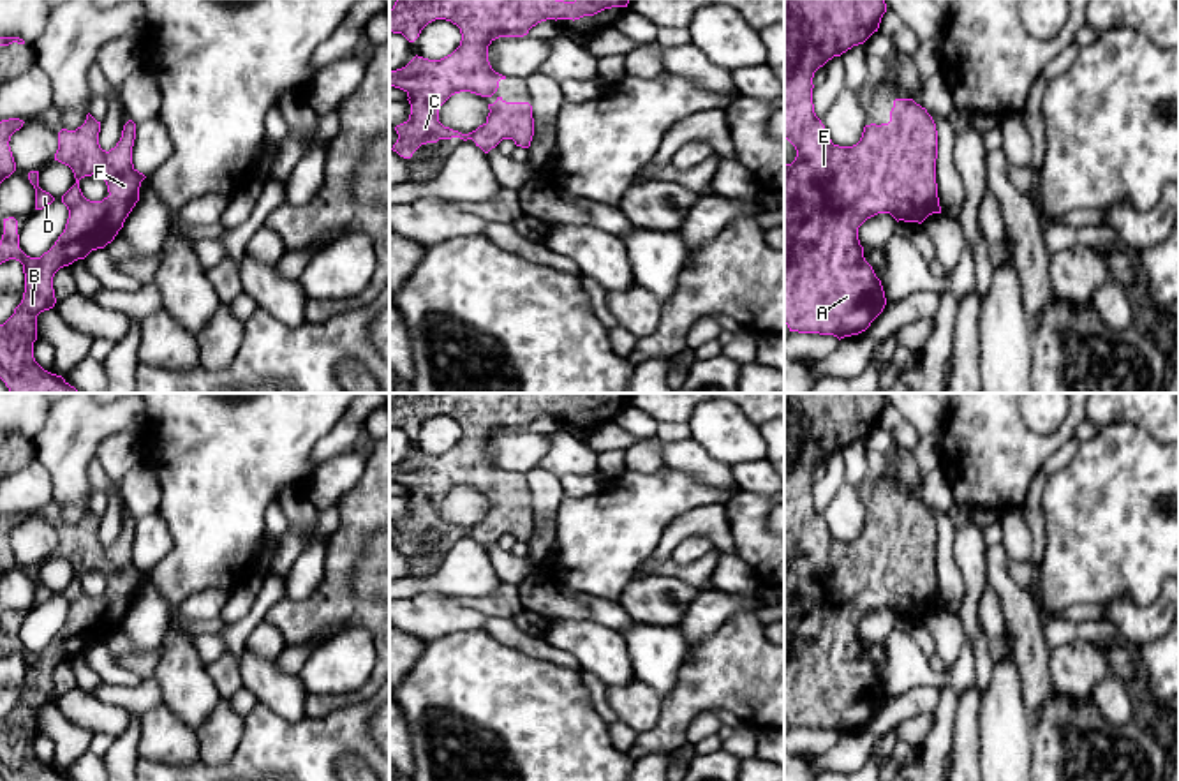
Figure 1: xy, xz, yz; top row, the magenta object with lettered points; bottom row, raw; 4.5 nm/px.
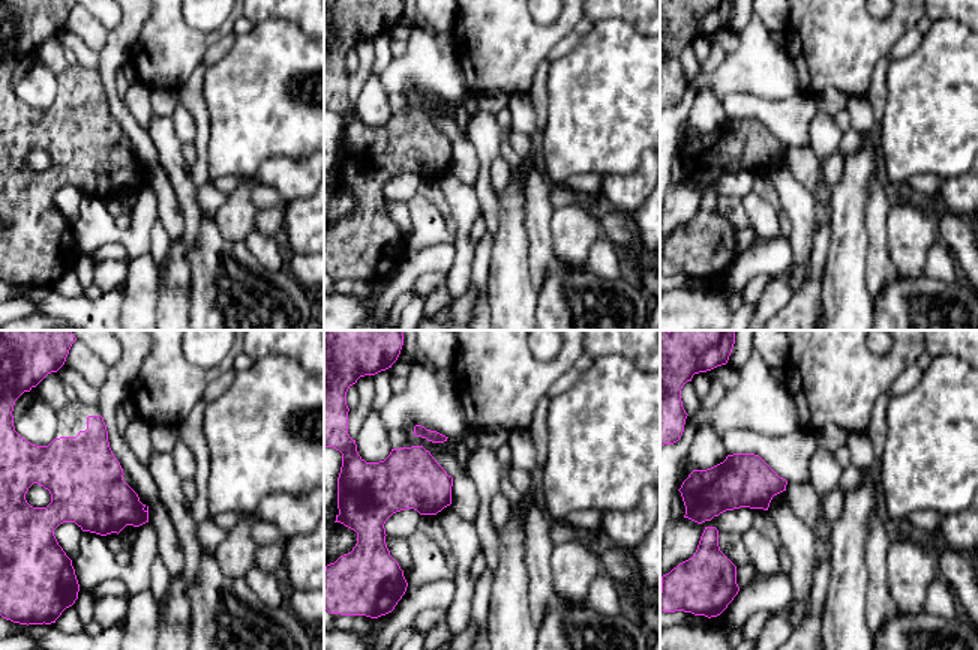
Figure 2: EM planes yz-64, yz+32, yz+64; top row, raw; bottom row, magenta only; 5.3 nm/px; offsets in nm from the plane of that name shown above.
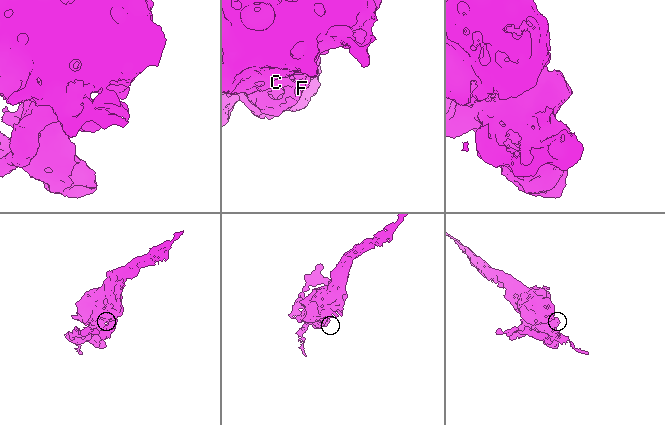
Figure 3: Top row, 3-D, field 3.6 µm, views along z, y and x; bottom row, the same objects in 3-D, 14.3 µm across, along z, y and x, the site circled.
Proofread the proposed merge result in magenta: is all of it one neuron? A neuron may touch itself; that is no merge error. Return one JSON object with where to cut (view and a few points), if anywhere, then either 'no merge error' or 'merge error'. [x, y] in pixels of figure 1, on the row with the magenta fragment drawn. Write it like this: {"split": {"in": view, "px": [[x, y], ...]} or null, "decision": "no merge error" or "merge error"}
{"split": null, "decision": "no merge error"}

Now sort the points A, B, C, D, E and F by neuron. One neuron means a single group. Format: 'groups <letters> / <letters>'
groups A B C D E F

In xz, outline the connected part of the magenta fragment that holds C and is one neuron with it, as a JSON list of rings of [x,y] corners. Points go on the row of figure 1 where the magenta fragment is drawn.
[[[397,0],[389,11],[389,32],[414,42],[421,30],[446,19],[460,28],[460,46],[441,60],[414,56],[405,67],[389,72],[389,86],[407,93],[409,120],[397,125],[393,152],[404,159],[426,143],[460,138],[472,139],[485,153],[502,139],[529,148],[534,136],[532,106],[497,97],[488,104],[483,125],[462,134],[439,122],[441,106],[455,93],[471,92],[492,97],[506,76],[488,62],[488,46],[499,37],[523,37],[546,19],[580,19],[604,9],[627,7],[629,0]]]

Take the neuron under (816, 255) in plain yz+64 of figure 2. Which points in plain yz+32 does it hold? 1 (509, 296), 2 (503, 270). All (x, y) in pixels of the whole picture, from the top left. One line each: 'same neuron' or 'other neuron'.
1: other neuron
2: other neuron

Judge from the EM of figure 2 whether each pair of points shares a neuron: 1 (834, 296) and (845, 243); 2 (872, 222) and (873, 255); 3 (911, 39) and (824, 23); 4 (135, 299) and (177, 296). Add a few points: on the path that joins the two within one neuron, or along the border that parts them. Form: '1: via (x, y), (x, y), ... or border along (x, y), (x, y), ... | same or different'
1: via (845, 282), (845, 257) | same
2: via (875, 230), (875, 248) | same
3: border along (914, 27), (887, 54) | different
4: border along (159, 272), (156, 314) | different

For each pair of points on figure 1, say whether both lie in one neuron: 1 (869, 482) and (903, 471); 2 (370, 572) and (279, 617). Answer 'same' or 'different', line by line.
1: same
2: different

